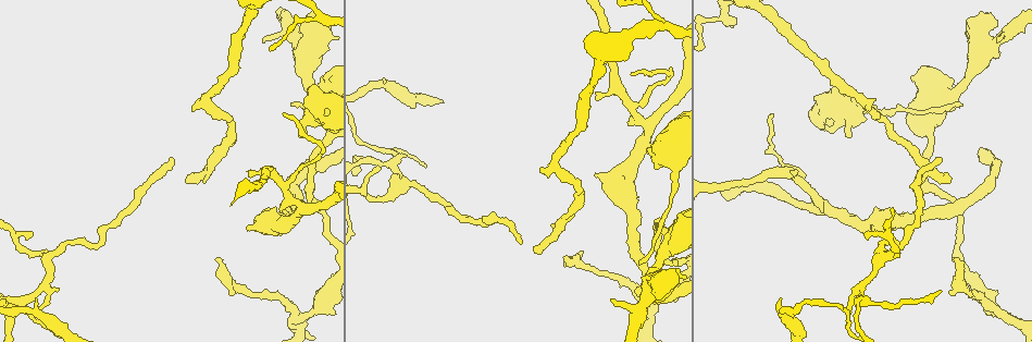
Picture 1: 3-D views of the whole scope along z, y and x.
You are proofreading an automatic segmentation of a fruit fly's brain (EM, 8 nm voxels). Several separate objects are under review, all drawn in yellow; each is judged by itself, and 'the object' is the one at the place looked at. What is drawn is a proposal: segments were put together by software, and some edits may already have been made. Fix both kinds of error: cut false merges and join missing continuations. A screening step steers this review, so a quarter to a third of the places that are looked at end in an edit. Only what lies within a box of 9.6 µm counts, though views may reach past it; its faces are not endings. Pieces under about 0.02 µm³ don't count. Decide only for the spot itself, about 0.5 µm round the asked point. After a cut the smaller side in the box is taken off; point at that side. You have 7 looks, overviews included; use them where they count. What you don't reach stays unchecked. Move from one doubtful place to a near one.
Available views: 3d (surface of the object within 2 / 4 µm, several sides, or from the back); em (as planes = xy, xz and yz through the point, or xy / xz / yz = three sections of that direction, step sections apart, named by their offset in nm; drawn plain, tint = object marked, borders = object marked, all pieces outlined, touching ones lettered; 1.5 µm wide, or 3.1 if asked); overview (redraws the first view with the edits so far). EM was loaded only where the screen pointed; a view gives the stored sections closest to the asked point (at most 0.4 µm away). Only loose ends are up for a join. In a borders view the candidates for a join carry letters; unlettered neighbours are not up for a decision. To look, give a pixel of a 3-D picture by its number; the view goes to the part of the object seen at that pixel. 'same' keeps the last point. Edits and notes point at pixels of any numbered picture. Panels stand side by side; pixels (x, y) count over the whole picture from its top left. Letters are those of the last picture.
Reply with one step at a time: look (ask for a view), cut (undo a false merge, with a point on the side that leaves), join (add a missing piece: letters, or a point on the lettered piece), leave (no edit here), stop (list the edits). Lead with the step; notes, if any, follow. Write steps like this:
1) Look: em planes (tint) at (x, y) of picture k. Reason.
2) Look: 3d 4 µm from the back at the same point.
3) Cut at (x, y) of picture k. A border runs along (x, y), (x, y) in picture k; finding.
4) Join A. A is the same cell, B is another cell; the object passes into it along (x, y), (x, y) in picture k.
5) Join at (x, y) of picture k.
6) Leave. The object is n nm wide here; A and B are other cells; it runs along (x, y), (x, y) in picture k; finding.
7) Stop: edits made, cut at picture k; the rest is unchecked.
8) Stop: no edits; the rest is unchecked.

Look: 3d 2 µm at (305, 313) of picture 1. Sudden change in width.

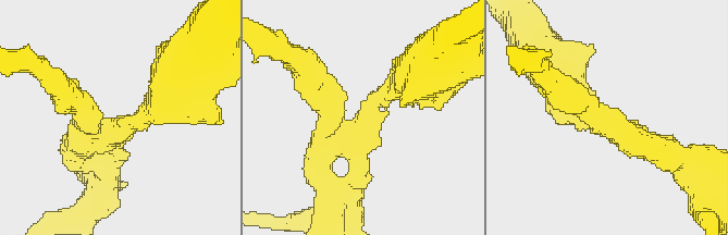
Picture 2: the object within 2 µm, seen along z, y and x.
Look: em xy step 8 (borders) at (605, 121) of picture 2. 3 arms meet here; the arms are 220, 240, 440 nm wide; need the tissue.

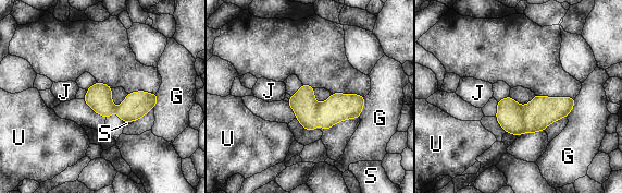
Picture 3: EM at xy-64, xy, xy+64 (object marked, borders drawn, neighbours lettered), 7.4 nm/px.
Cut at (510, 115) of picture 3. G, J, S and U are other cells; a border runs along (522, 106), (526, 131) in picture 3; two neurons meet here.

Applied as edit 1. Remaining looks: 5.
Look: overview.

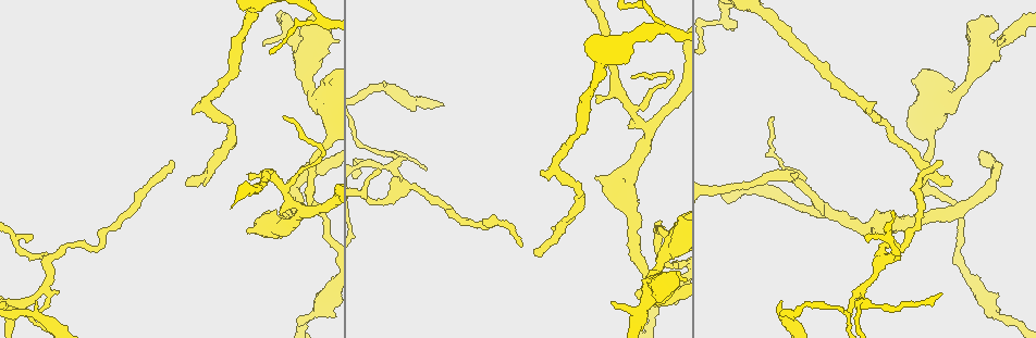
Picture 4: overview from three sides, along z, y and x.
Look: em xy step 8 (borders) at (611, 302) of picture 4. Free end.

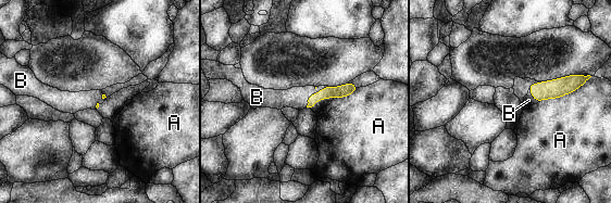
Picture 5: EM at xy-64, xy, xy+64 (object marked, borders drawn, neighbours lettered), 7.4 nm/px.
Look: em planes (borders) at the same point.

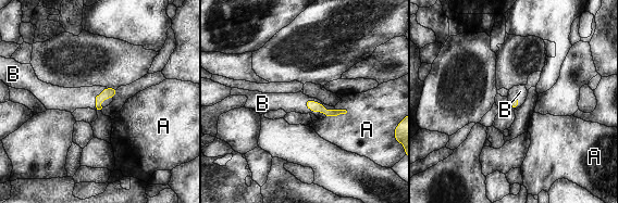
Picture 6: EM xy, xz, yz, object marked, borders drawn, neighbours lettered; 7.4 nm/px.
Join B. B is the same cell, A is another cell; the neuron continues.

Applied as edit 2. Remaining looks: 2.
Stop: edits made, cut at picture 3, join at picture 6; the rest is unchecked.

